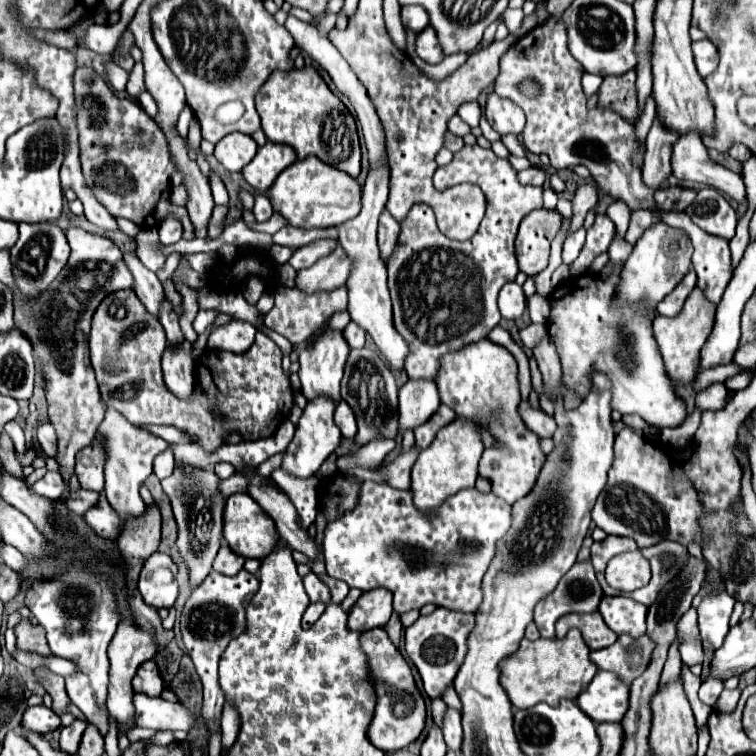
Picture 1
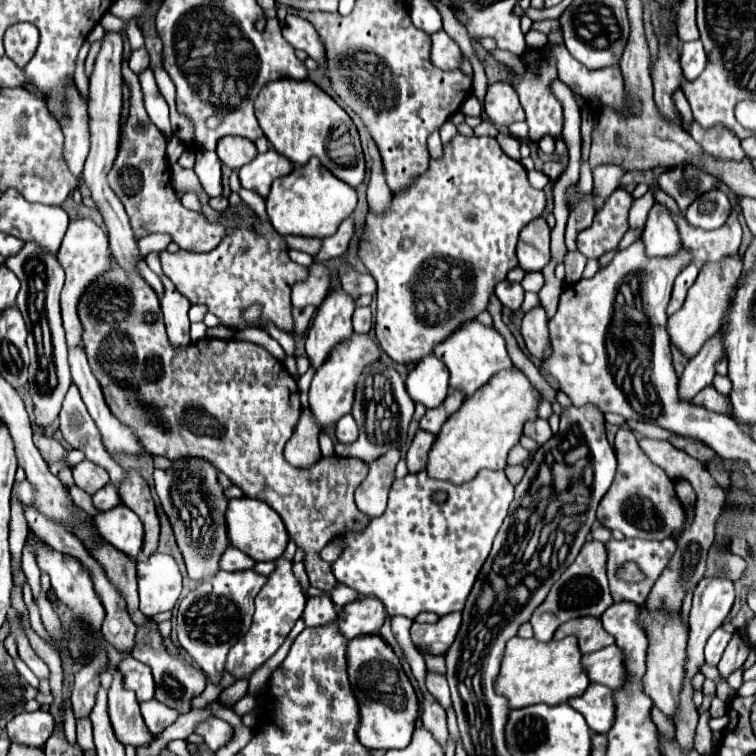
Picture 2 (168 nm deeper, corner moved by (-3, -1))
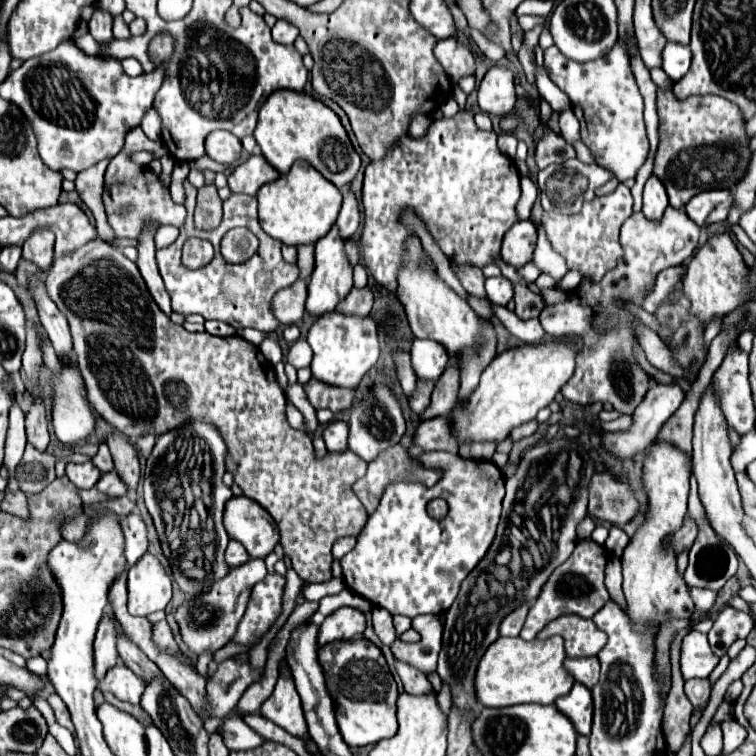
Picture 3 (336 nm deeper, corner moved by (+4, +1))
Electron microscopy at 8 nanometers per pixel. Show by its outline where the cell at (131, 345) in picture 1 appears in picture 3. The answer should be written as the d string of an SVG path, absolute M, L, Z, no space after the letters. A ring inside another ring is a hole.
M94 238L94 242L88 242L86 246L80 246L78 250L72 250L70 254L64 254L62 258L54 258L50 270L48 270L48 276L46 276L46 290L50 294L50 298L56 302L58 310L62 314L66 314L68 318L68 324L70 324L70 332L72 332L72 342L74 342L74 352L76 352L76 360L78 360L78 368L84 376L84 382L86 382L86 390L88 390L88 400L90 404L94 406L94 410L108 422L112 424L118 432L130 436L130 440L136 440L138 436L142 434L164 434L176 426L182 426L186 420L190 418L196 418L196 416L202 416L204 420L210 420L224 436L224 442L228 446L228 456L226 456L226 466L228 470L234 474L234 482L244 490L244 496L256 500L262 508L266 508L270 512L270 516L274 518L274 522L278 524L280 528L280 546L284 548L284 554L292 560L292 568L296 570L296 574L304 580L304 582L326 582L332 578L332 544L342 538L342 536L354 536L358 534L366 520L368 520L368 514L364 510L364 506L358 502L356 494L352 492L352 484L362 478L366 474L366 462L358 456L354 456L350 450L342 452L342 454L326 454L322 460L318 460L314 456L314 448L312 448L312 440L308 434L304 432L298 432L294 428L288 426L286 422L286 416L284 416L284 406L286 406L286 398L284 398L284 392L280 390L278 382L276 382L276 376L274 376L274 368L272 364L262 356L262 352L258 350L258 346L254 346L252 342L240 338L240 336L226 336L226 338L220 338L220 336L212 336L208 332L186 332L182 326L174 324L170 318L166 318L162 314L162 310L158 310L158 304L154 302L154 298L150 298L150 292L146 290L146 284L136 268L134 262L126 260L126 256L106 244L104 240L100 238Z

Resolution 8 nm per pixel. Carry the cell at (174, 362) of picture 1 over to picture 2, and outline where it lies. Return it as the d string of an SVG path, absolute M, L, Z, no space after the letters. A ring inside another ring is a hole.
M161 278L163 286L165 286L165 294L161 298L161 308L165 314L165 326L167 326L167 336L171 346L177 348L185 348L191 342L189 336L189 318L187 312L191 308L189 300L185 300L185 296L181 296L169 278Z

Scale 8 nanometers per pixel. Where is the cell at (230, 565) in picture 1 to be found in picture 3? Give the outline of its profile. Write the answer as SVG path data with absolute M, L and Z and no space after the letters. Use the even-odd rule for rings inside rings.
M230 540L228 548L226 548L226 562L234 568L234 566L240 566L240 564L244 564L248 560L250 560L250 556L248 556L246 548L242 548L236 540Z

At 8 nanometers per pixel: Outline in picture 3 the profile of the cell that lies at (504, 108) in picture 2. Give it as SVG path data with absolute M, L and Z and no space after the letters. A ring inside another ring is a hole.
M492 66L478 88L478 104L482 112L500 118L508 116L516 104L512 70L508 70L506 66Z

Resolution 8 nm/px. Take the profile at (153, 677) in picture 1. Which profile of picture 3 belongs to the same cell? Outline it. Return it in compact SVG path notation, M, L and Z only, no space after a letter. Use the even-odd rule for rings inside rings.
M122 664L110 668L106 672L104 680L98 686L98 690L102 694L110 692L118 700L130 702L130 704L140 704L140 696L144 692L144 688L146 688L146 682L142 678L138 678L130 668L122 666Z

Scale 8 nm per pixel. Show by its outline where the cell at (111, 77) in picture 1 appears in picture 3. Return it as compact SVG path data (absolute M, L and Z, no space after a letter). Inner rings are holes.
M94 2L94 14L92 18L88 20L88 26L90 26L90 34L98 40L98 42L108 42L112 40L112 16L102 10L98 6L98 2Z

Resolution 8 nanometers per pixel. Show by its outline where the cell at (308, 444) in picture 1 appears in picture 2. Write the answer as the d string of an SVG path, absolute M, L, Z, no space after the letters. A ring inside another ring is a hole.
M353 334L353 338L349 342L339 344L331 352L329 360L315 372L313 382L311 382L311 390L309 390L309 408L311 408L313 416L315 416L315 422L317 422L321 432L325 432L341 416L351 412L357 378L363 372L363 368L367 364L375 362L375 360L379 360L379 346L377 346L377 342L373 342L365 334Z

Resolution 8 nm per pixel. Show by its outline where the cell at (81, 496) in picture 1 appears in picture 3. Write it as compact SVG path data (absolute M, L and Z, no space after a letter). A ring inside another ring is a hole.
M116 470L106 472L106 474L98 480L96 488L98 488L100 492L108 494L108 496L126 496L126 494L128 494L126 484L118 478L118 472L116 472Z

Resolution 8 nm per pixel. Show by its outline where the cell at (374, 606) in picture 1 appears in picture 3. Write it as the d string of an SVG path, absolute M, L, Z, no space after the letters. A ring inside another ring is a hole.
M340 608L334 614L326 616L324 624L318 630L318 646L336 642L336 640L350 640L364 632L366 618L360 610L354 608Z

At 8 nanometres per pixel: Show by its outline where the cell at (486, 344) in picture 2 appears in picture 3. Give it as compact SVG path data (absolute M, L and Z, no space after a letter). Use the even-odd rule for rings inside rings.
M410 236L406 240L406 254L402 260L402 266L398 270L398 288L396 288L396 296L400 300L400 304L406 310L406 318L408 324L414 332L416 338L430 338L430 340L438 340L440 344L444 344L444 348L450 354L450 360L454 364L458 364L456 356L462 348L476 348L476 336L480 334L480 326L482 320L478 318L478 314L466 304L464 298L460 298L436 272L432 264L424 264L426 260L426 252L420 244L418 236Z

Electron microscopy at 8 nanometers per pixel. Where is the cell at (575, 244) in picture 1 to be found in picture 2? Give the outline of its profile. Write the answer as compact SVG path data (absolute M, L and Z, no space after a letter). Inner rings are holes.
M591 196L587 200L579 202L577 208L569 212L569 222L567 222L567 230L565 230L565 246L567 246L569 252L575 252L577 250L577 244L575 244L577 232L589 228L593 216L595 216L595 210L593 210Z

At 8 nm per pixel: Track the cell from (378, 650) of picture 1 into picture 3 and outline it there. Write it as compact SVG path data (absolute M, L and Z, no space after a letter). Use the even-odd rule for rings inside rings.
M366 638L330 642L318 650L318 662L326 674L326 690L334 698L338 730L350 748L376 744L396 734L398 690L378 646Z

